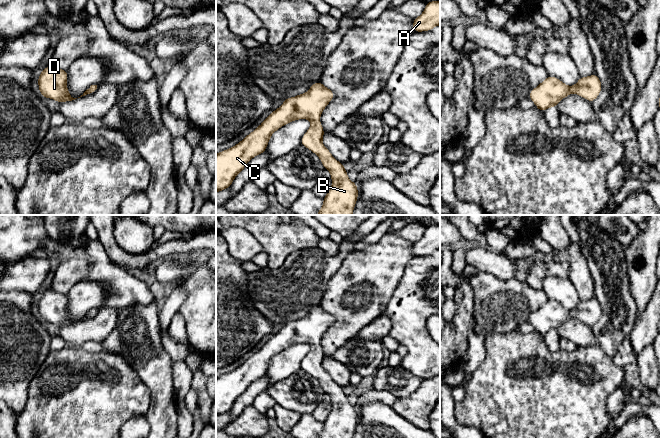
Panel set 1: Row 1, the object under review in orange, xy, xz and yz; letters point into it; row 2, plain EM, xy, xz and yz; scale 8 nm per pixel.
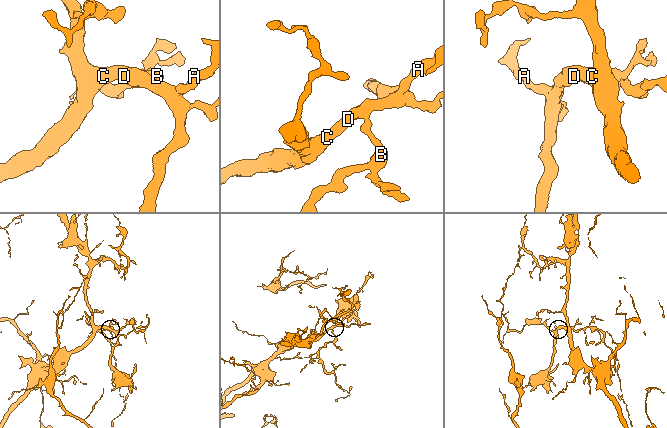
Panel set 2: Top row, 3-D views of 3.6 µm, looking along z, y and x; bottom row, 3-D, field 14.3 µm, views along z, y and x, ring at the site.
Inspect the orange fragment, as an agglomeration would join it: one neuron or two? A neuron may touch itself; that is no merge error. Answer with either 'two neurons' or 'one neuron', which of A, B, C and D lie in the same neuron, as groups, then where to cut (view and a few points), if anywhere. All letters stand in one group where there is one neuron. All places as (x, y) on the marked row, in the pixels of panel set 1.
one neuron; groups A B C D; cut none

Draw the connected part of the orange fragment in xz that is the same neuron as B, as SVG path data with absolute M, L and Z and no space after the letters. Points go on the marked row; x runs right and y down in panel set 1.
M315 82L304 94L289 97L283 104L264 119L253 132L248 134L235 146L216 154L216 193L229 188L235 177L246 167L247 163L255 156L265 152L272 134L282 126L299 119L307 119L311 122L310 128L301 138L301 145L315 153L323 164L325 170L331 173L332 186L323 198L323 206L317 215L352 215L358 199L358 188L347 175L344 164L337 161L330 151L322 143L325 135L320 117L323 110L334 98L334 92L325 87L321 82Z

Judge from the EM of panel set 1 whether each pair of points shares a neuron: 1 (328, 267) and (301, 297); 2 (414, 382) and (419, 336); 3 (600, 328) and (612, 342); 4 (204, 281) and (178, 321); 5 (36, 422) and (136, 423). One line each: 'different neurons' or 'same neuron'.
1: same neuron
2: different neurons
3: same neuron
4: different neurons
5: different neurons

